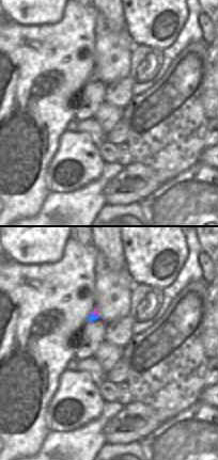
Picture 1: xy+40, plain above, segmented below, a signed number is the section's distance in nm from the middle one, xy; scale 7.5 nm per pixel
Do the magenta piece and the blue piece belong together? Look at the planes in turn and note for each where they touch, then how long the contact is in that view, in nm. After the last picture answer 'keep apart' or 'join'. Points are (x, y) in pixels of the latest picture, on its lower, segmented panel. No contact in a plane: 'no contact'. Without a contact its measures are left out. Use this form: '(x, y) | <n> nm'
(94, 314) | 50 nm

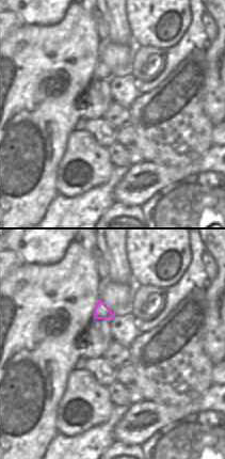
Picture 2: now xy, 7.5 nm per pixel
no contact

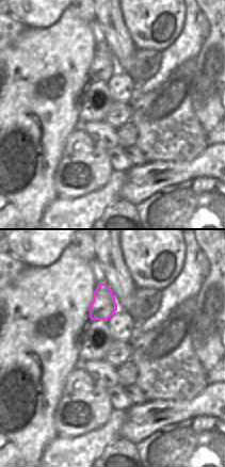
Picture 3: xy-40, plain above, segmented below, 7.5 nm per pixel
no contact

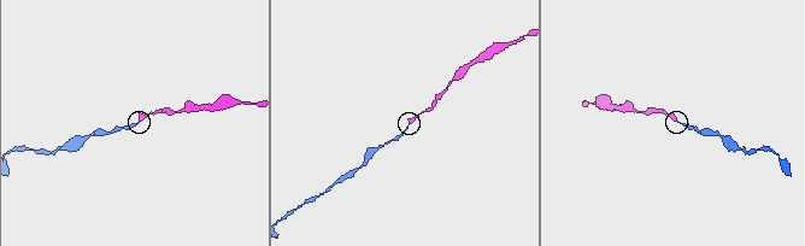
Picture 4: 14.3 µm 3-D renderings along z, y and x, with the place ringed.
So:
join

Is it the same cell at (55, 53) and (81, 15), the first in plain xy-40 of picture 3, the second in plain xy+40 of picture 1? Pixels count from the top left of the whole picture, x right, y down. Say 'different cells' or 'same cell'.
same cell

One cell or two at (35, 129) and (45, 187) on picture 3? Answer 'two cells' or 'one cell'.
one cell

